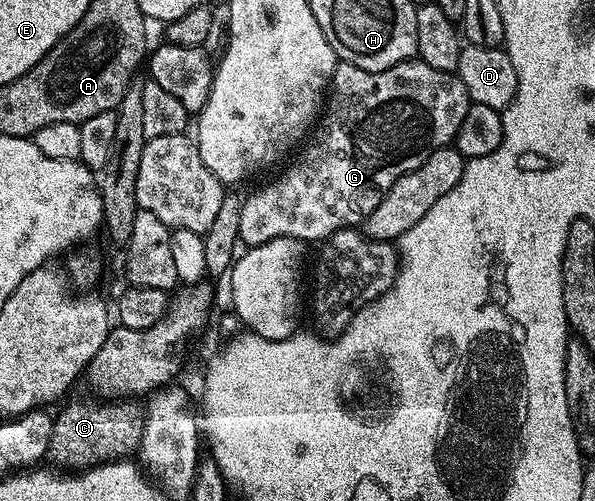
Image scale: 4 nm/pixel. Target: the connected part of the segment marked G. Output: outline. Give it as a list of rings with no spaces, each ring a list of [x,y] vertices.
[[[418,58],[380,72],[336,63],[325,96],[325,107],[309,139],[302,145],[303,153],[272,184],[257,189],[240,206],[237,236],[248,246],[268,244],[277,238],[322,242],[342,228],[362,225],[367,216],[377,210],[383,193],[390,190],[397,178],[417,170],[427,161],[429,154],[454,141],[471,103],[473,101],[467,96],[458,75],[437,70]]]

